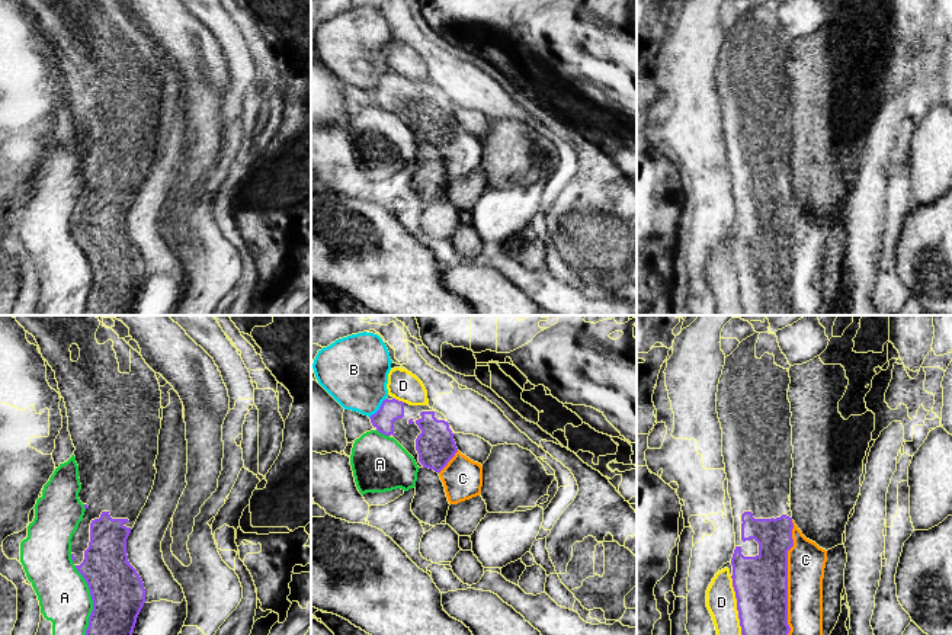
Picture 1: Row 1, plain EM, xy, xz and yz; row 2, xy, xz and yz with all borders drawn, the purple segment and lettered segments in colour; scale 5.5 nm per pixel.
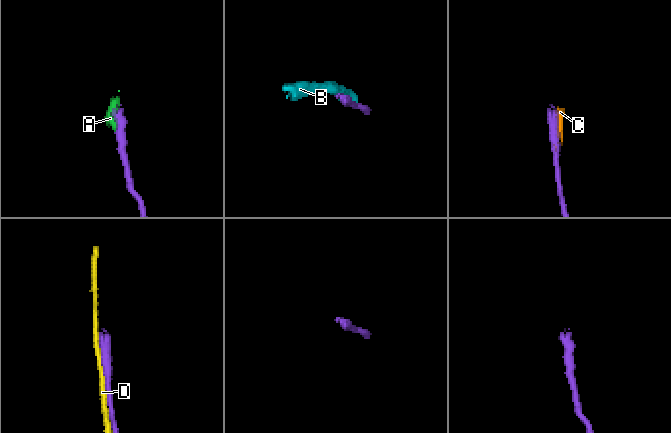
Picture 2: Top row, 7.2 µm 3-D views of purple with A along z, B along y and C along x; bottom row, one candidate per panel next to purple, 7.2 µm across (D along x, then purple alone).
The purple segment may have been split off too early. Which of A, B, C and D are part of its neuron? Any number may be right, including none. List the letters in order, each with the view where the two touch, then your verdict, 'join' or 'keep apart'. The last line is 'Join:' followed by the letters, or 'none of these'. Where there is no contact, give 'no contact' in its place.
A: contact in xy; keep apart
B: contact in xz; keep apart
C: contact in yz; keep apart
D: contact in yz; keep apart
Join: none of these

